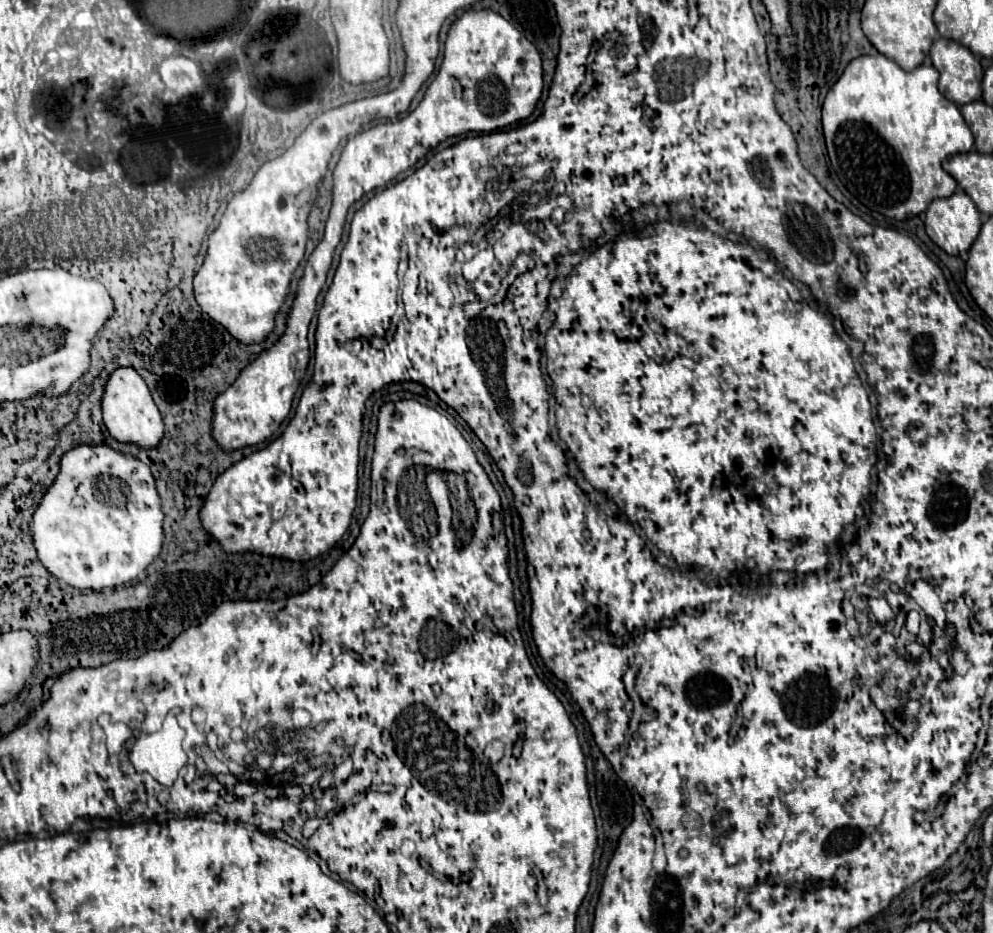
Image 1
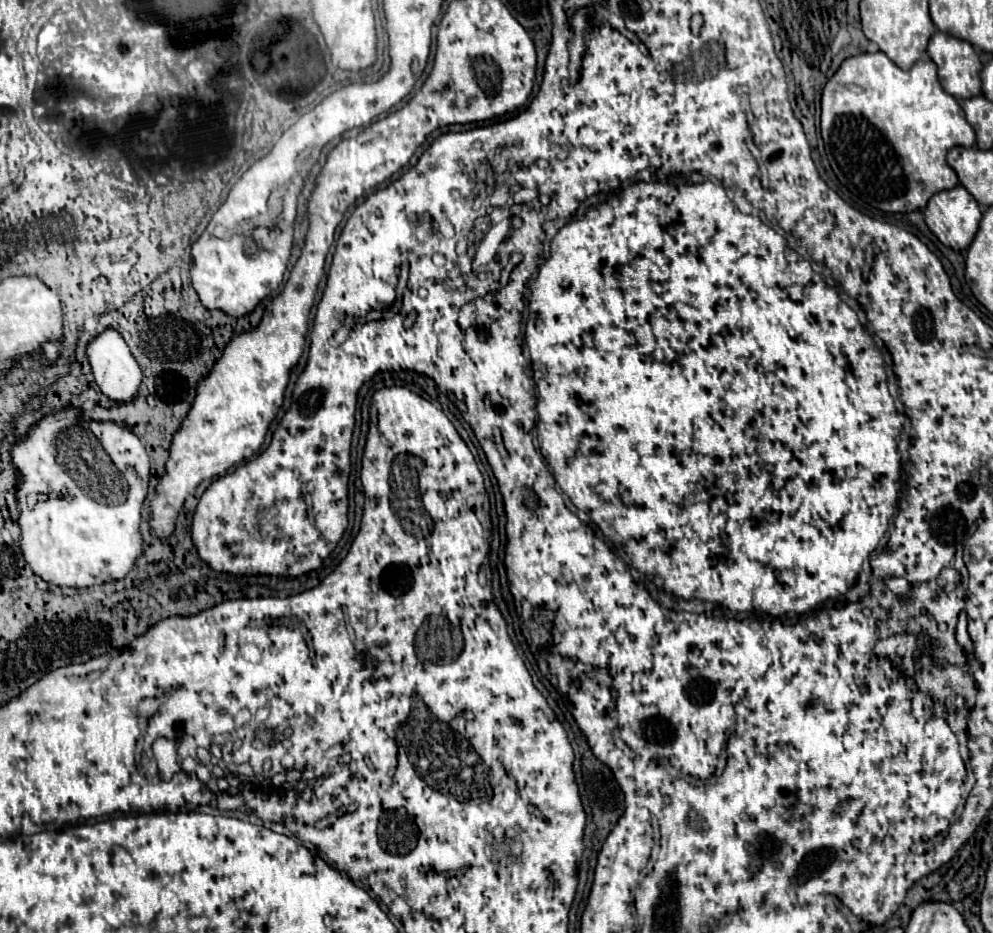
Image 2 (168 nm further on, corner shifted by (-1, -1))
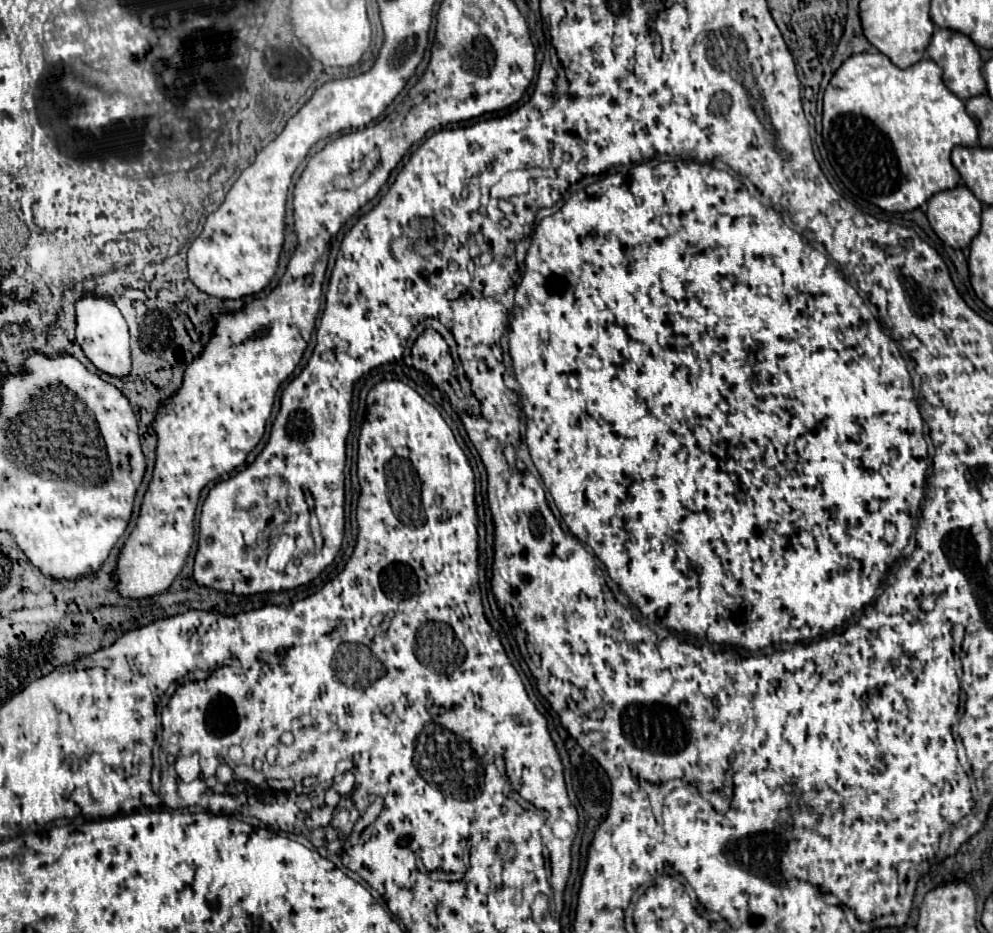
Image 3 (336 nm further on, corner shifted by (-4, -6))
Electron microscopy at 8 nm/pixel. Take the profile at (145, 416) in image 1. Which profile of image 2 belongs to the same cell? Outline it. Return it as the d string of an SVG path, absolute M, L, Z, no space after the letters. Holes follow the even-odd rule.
M106 328L98 336L94 336L86 346L86 354L88 354L90 366L92 366L92 374L94 374L96 384L100 386L100 390L110 400L128 402L128 400L136 398L140 382L142 382L142 372L140 372L140 366L138 366L136 358L132 356L126 340L122 338L122 334L118 330Z

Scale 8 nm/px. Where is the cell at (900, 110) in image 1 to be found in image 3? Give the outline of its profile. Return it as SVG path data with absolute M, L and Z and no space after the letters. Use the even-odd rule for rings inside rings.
M859 53L843 61L825 89L823 141L835 173L853 195L883 211L905 213L923 207L935 193L955 189L961 183L949 155L955 145L977 145L977 125L967 115L965 103L943 85L941 67L935 61L921 59L917 65L899 69L883 53Z

